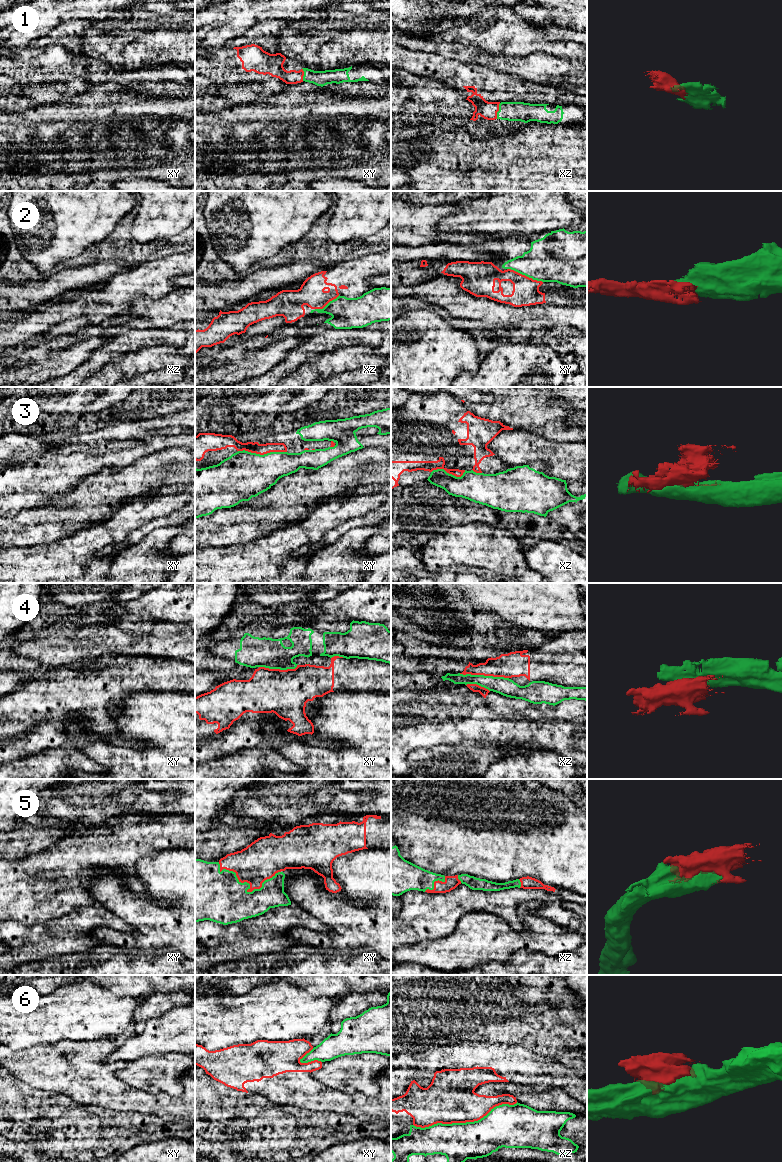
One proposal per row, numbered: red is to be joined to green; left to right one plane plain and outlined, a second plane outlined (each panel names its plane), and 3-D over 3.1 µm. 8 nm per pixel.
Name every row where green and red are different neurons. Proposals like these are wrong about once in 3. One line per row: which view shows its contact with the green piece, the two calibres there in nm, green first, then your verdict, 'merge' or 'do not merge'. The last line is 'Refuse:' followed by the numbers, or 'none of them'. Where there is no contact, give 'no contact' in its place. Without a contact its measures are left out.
1: xz | 160/140 nm | merge
2: xy | 360/220 nm | do not merge
3: xy | 380/90 nm | do not merge
4: xz | 140/190 nm | do not merge
5: xy | 400/320 nm | merge
6: xz | 300/400 nm | do not merge
Refuse: 2, 3, 4, 6

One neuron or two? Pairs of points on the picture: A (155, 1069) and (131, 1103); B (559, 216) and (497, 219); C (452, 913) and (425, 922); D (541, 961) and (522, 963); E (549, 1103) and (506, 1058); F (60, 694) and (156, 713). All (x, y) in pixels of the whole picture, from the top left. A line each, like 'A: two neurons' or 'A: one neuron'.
A: two neurons
B: one neuron
C: one neuron
D: one neuron
E: two neurons
F: two neurons

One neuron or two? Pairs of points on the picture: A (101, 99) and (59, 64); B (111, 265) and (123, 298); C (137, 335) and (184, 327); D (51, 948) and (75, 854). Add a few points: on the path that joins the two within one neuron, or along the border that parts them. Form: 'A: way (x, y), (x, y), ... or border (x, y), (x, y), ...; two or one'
A: border (113, 82), (106, 81), (90, 84); two
B: border (136, 268), (130, 271), (119, 272), (109, 280); two
C: way (149, 336), (170, 336), (172, 334); one
D: border (80, 906), (74, 907), (65, 914), (36, 923); two

